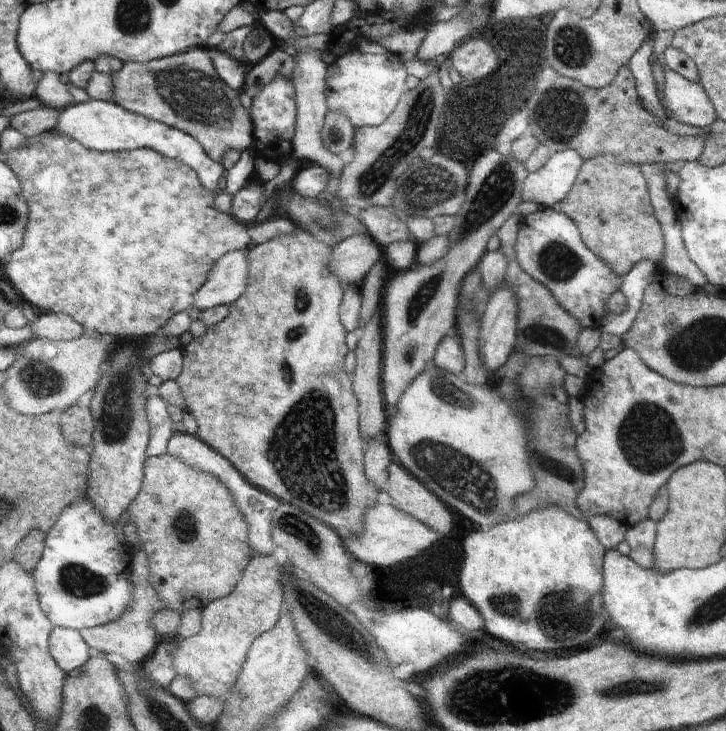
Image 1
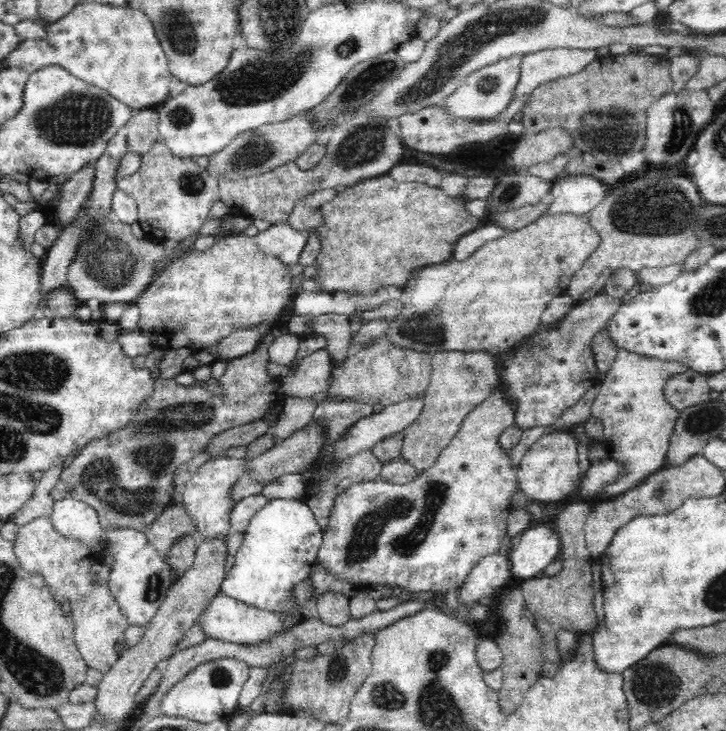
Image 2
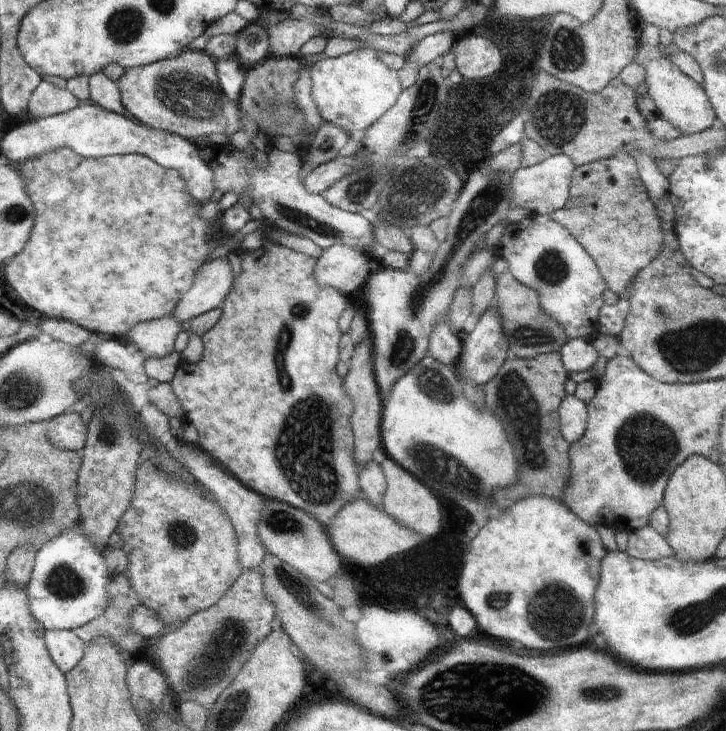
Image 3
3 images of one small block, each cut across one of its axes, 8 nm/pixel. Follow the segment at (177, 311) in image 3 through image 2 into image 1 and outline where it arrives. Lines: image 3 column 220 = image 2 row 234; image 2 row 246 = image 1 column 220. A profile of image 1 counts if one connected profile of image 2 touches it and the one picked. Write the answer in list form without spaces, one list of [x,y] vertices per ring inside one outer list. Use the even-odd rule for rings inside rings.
[[[249,248],[235,250],[220,257],[209,273],[208,280],[193,298],[193,306],[200,310],[232,304],[244,294],[249,272]]]

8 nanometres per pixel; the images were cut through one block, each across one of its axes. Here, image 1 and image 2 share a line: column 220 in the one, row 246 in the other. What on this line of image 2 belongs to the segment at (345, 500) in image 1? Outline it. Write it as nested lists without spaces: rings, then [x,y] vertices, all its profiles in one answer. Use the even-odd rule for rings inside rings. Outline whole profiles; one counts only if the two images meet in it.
[[[388,173],[348,186],[325,203],[320,208],[324,220],[313,230],[321,242],[314,281],[324,293],[374,294],[382,286],[403,290],[414,268],[452,259],[456,242],[481,227],[481,220],[468,212],[464,195],[450,197],[439,187],[396,182]]]

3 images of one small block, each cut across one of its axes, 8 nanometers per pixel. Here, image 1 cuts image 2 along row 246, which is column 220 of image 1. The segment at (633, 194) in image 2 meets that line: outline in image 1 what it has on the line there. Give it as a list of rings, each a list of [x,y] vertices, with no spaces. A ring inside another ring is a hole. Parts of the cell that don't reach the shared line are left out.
[[[254,555],[234,590],[209,602],[202,609],[202,627],[198,635],[178,637],[178,652],[173,663],[178,676],[190,676],[200,695],[226,701],[238,680],[250,645],[259,634],[270,630],[285,606],[283,568],[270,555]]]

